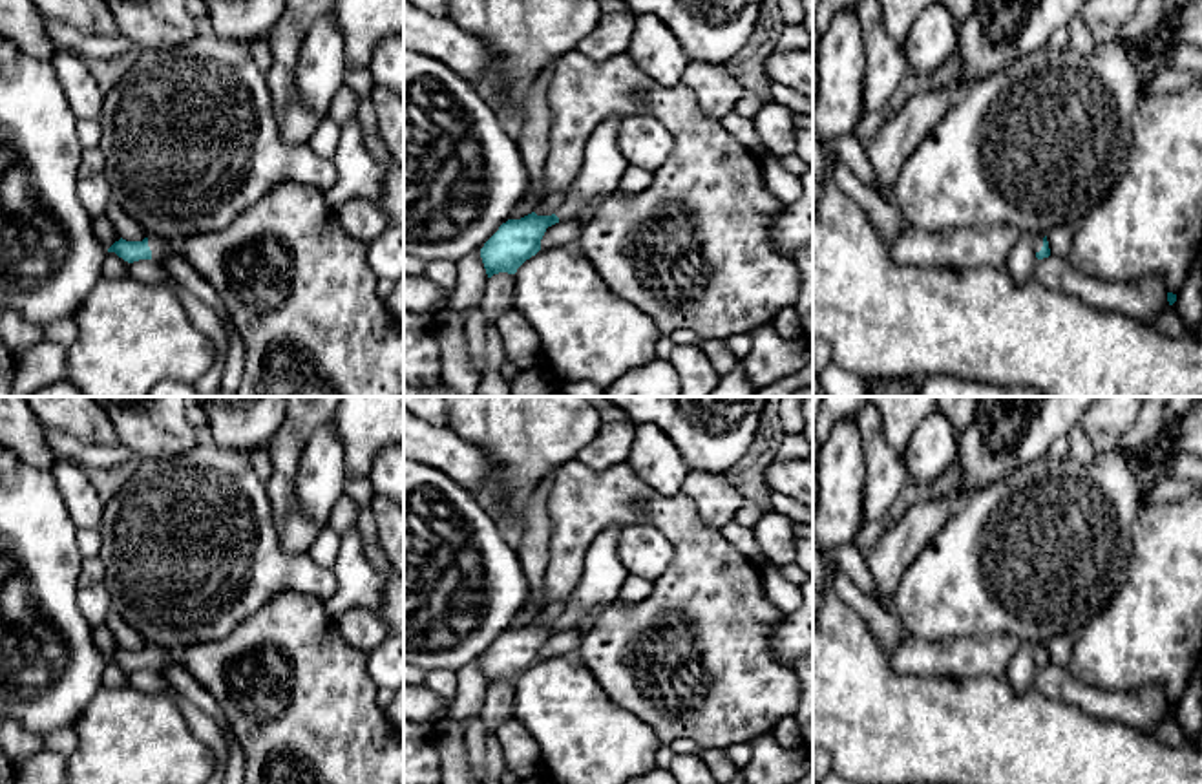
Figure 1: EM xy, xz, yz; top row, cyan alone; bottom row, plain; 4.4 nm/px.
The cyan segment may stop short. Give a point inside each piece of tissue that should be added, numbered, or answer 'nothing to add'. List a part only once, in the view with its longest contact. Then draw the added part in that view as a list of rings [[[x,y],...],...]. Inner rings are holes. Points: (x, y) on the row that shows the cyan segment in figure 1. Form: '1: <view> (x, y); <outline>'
1: xy (161, 249); [[[148,236],[148,247],[152,250],[152,260],[163,261],[164,258],[181,254],[179,243],[166,241],[157,236]]]

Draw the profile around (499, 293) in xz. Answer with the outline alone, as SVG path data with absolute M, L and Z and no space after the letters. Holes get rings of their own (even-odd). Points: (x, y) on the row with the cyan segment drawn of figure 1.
M499 272L488 278L480 300L480 311L486 322L495 323L515 300L515 274Z

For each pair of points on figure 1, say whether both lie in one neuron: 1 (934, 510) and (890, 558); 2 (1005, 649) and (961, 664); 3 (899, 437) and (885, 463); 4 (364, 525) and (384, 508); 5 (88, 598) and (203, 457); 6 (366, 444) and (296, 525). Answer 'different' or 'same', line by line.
1: same
2: same
3: different
4: different
5: different
6: different

